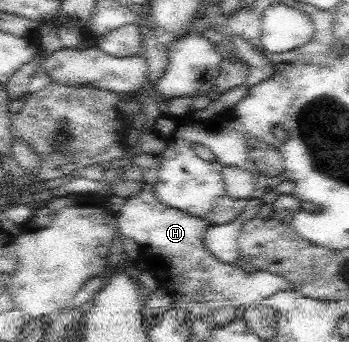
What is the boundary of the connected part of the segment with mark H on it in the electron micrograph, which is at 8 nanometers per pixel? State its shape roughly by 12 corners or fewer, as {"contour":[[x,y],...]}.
{"contour":[[153,184],[115,216],[189,323],[295,290],[203,242],[211,222]]}

